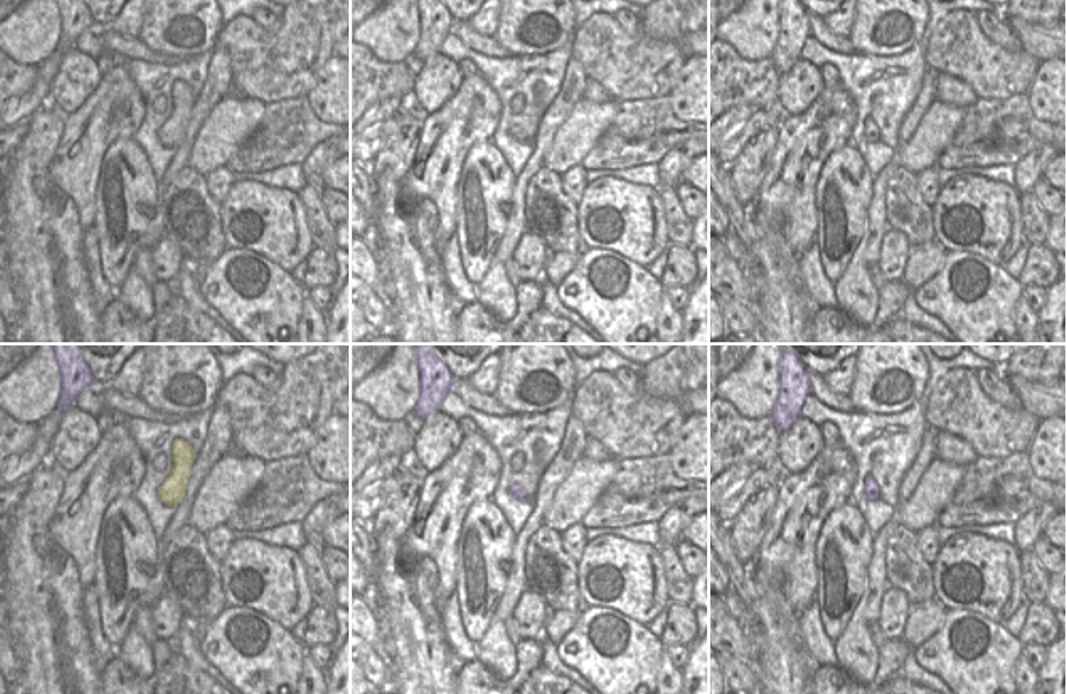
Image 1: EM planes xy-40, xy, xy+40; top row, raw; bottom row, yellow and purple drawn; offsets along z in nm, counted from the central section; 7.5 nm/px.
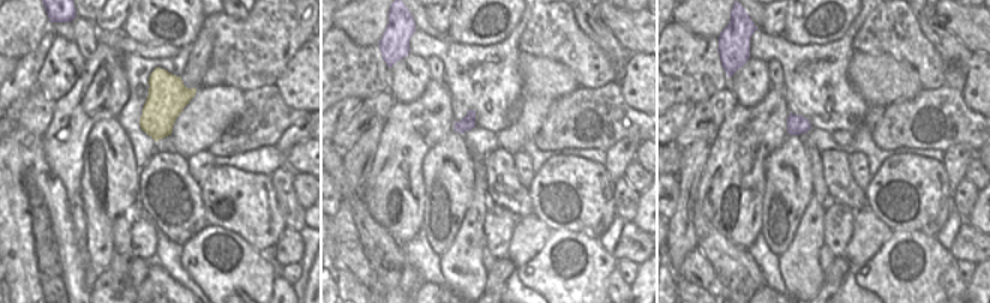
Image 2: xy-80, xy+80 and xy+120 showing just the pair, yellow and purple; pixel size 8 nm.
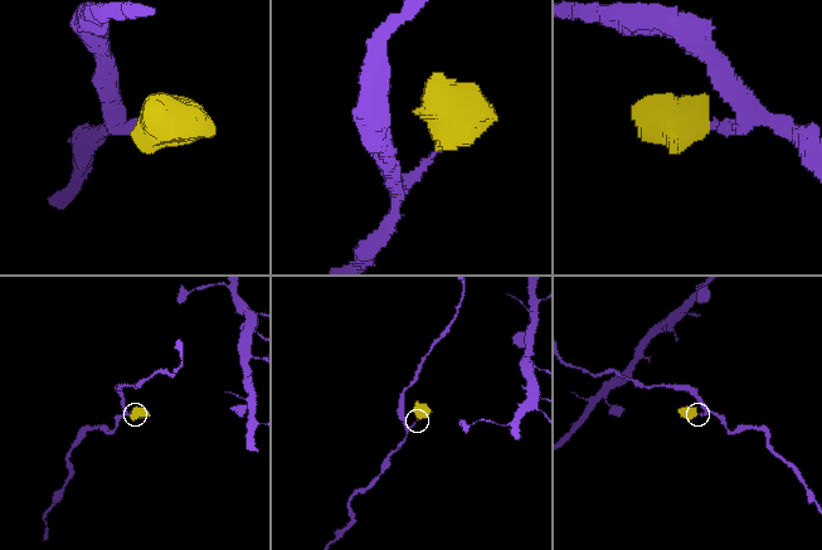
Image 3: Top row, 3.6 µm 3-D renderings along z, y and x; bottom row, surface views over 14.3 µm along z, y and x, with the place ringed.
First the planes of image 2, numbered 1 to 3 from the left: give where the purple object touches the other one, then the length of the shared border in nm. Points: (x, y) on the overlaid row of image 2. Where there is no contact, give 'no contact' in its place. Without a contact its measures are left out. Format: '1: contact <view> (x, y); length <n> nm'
1: no contact
2: no contact
3: no contact

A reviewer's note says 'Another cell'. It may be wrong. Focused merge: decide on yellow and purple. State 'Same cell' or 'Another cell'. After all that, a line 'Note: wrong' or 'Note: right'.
Same cell
Note: wrong

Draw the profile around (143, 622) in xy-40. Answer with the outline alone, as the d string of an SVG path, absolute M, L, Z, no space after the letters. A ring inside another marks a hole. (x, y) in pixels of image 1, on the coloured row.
M142 604L134 612L134 622L133 627L149 641L157 641L157 636L154 633L154 619L150 616L150 608Z

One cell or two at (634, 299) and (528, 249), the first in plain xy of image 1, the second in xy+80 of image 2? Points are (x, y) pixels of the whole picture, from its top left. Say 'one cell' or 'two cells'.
two cells

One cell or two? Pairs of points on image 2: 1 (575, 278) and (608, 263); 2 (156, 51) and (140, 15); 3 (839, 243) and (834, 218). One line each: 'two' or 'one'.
1: one
2: two
3: one

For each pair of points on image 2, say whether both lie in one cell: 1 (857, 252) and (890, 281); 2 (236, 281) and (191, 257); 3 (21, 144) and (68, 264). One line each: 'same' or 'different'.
1: different
2: same
3: same

